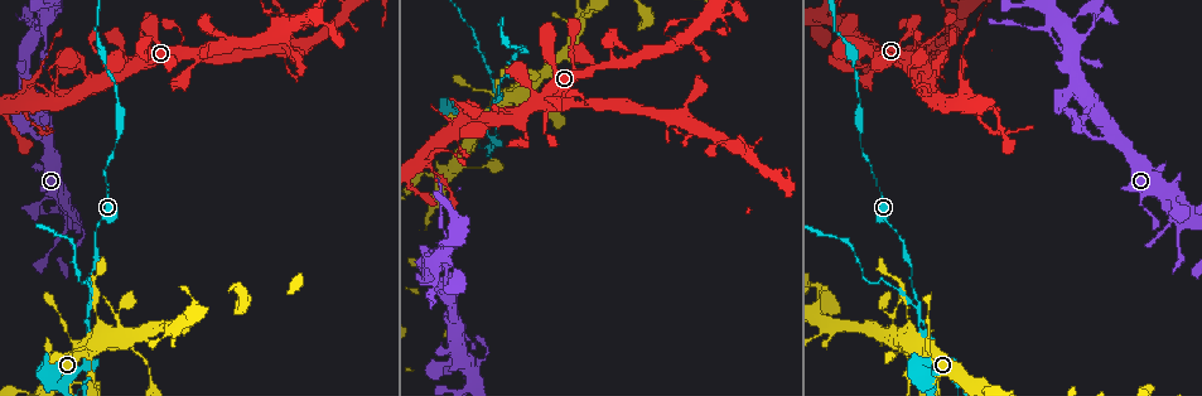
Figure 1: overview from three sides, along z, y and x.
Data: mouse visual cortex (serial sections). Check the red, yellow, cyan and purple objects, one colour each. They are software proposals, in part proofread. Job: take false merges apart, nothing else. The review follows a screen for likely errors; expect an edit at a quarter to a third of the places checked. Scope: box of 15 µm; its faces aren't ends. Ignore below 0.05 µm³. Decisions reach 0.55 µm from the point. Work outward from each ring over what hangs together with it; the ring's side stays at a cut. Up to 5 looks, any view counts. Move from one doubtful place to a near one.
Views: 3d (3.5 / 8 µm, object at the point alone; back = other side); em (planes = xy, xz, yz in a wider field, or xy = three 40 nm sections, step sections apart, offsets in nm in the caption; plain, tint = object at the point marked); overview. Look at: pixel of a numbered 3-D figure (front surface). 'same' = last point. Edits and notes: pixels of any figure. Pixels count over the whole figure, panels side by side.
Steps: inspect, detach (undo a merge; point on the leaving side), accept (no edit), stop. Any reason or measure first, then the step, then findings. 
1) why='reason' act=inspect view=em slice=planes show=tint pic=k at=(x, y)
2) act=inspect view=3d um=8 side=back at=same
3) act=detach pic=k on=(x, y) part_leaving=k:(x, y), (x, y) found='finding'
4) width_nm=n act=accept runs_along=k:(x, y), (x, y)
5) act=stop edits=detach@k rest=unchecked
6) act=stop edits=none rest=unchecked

why='thin neck' act=inspect view=3d um=3.5 pic=1 at=(95, 347)

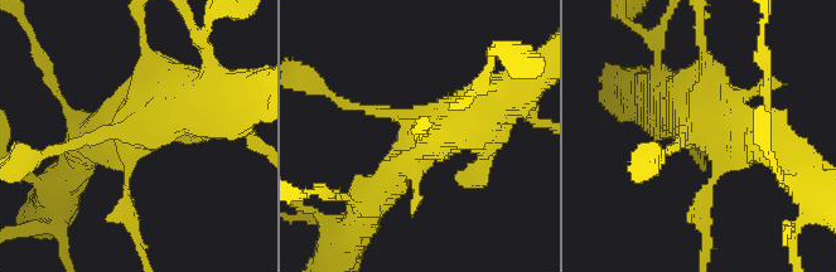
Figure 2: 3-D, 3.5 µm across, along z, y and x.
why='shape alone is not enough' act=inspect view=em slice=planes show=tint pic=2 at=(694, 126)

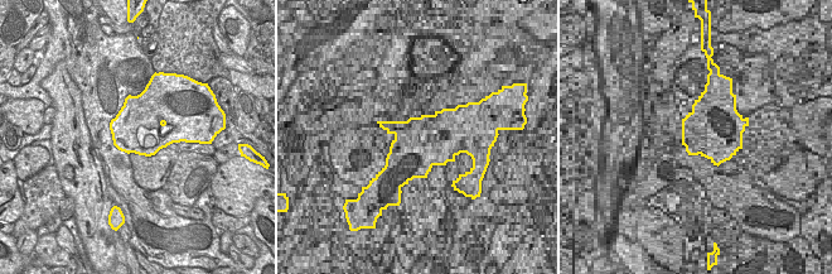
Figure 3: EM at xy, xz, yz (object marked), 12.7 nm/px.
act=accept runs_along=2:(372, 197), (426, 139), (492, 101) found='continuous, no second cell'

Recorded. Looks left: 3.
why='three-way junction' act=inspect view=3d um=3.5 pic=1 at=(915, 299)

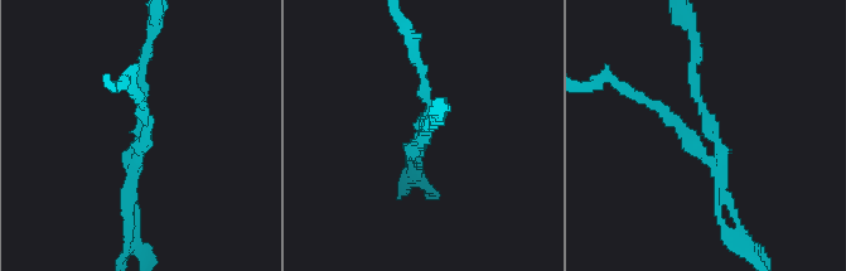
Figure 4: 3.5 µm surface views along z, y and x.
arms=3 arm_widths_nm=100,150,200 why='now the EM' act=inspect view=em slice=xy step=1 show=plain pic=4 at=(707, 126)

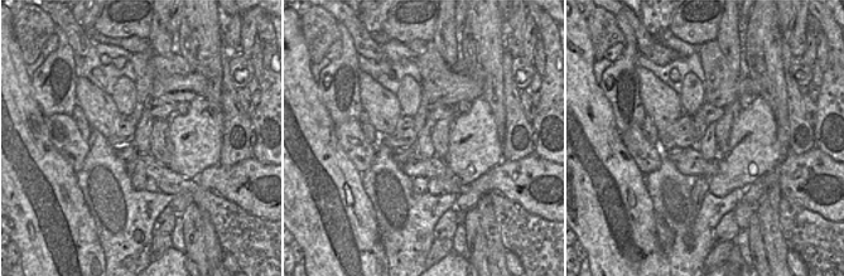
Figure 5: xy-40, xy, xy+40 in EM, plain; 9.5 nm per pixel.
why='where the object lies' act=inspect view=em slice=xy step=1 show=tint at=same

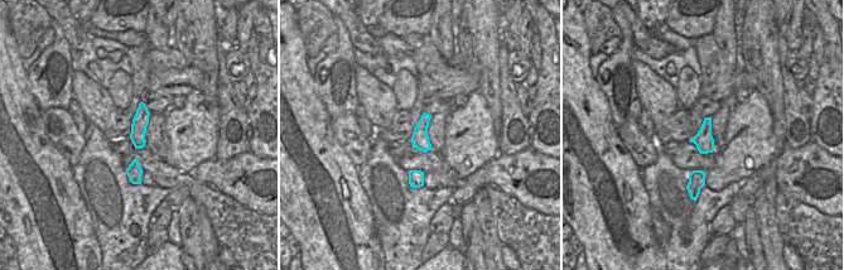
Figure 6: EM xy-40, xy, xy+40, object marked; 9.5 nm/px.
act=detach pic=4 on=(663, 111) part_leaving=4:(721, 175), (721, 226), (753, 257) found='two cells meet here'

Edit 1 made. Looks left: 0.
act=stop edits=detach@4 rest=unchecked

